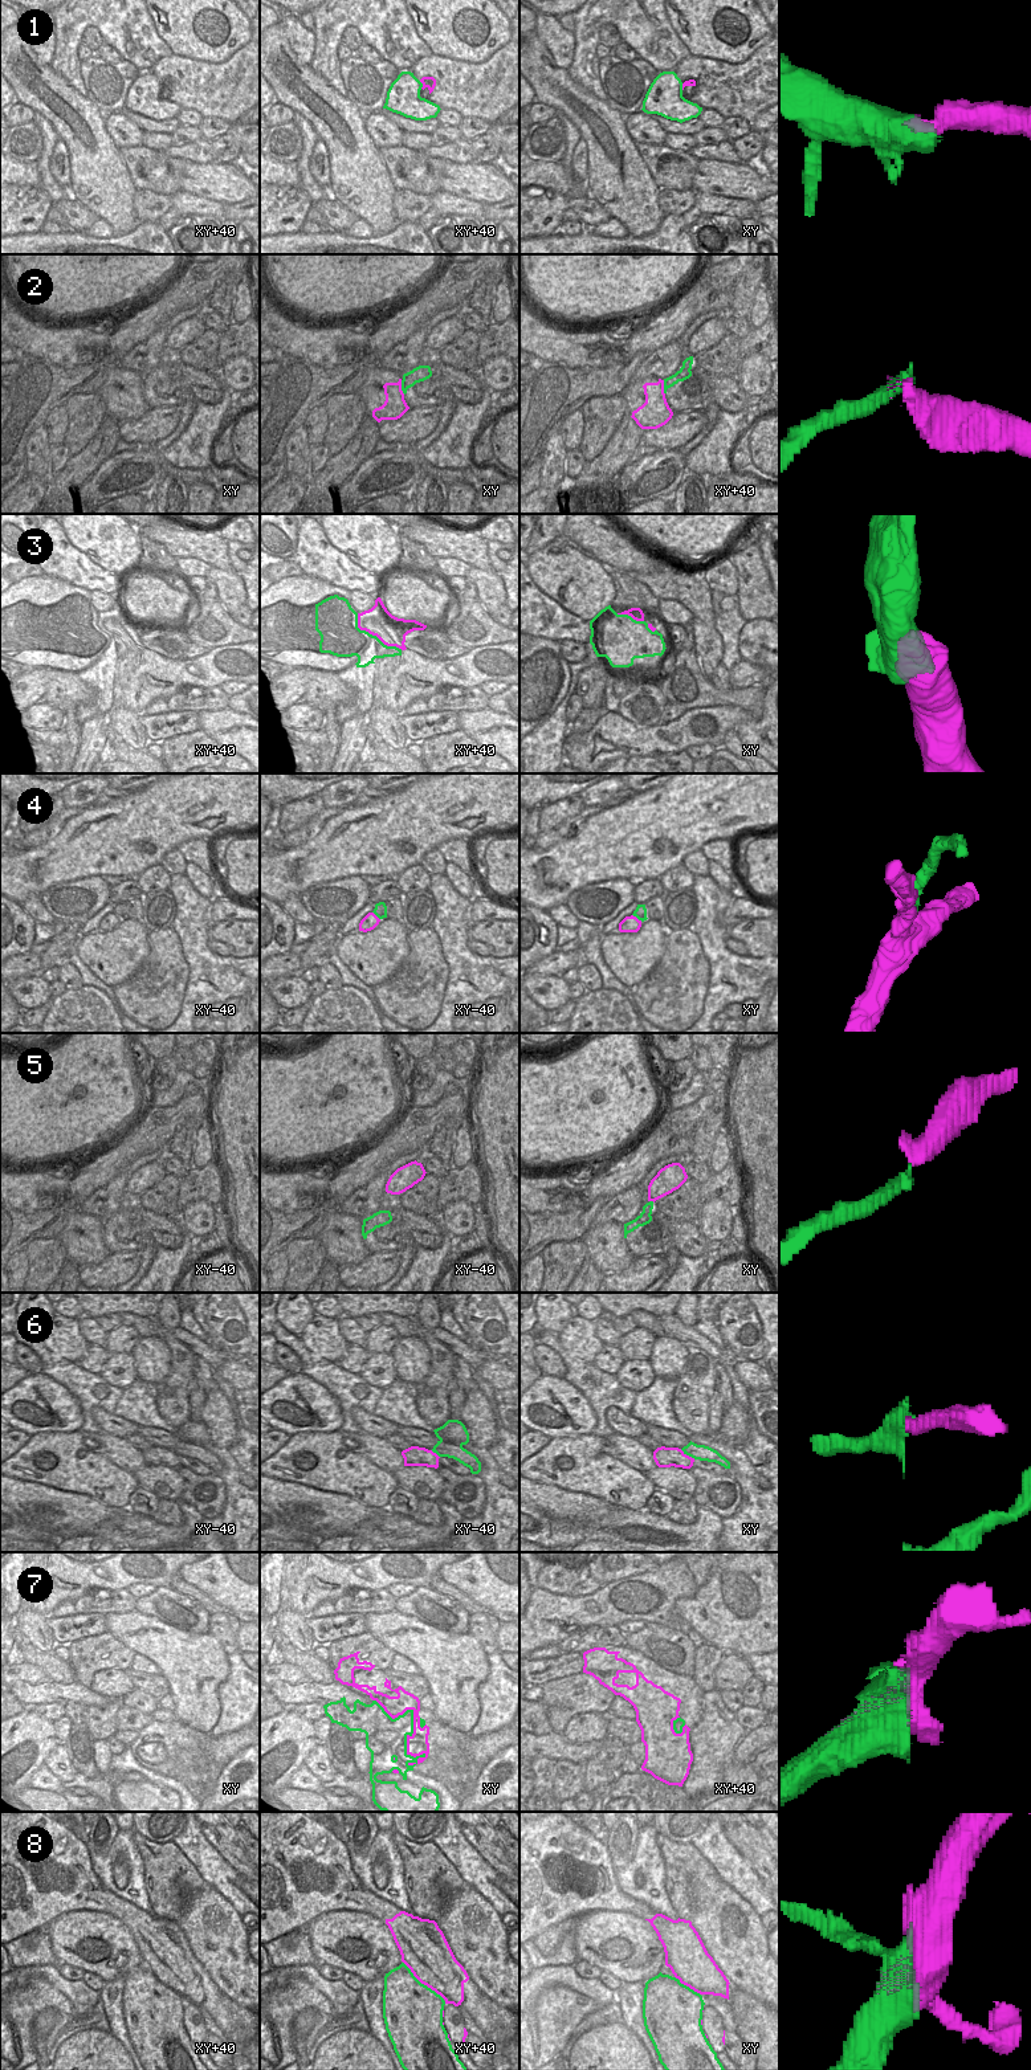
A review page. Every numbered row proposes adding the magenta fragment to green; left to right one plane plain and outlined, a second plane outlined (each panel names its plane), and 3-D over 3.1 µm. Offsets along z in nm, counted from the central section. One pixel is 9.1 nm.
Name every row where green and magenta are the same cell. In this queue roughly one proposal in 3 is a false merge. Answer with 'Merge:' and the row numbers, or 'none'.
Merge: 1, 3, 5, 7, 8.

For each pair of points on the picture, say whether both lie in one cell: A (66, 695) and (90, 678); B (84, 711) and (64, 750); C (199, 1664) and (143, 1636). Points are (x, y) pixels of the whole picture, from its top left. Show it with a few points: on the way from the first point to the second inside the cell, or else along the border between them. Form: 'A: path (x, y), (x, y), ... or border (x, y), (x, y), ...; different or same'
A: path (72, 690), (85, 684); same
B: path (74, 721), (73, 740); same
C: path (187, 1649), (172, 1634), (158, 1634); same

